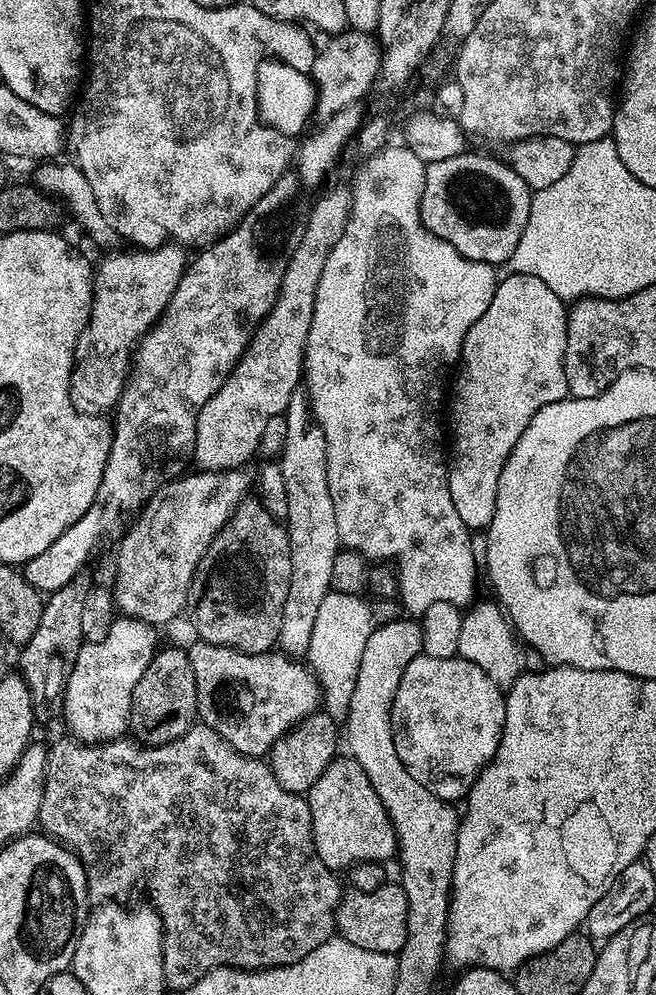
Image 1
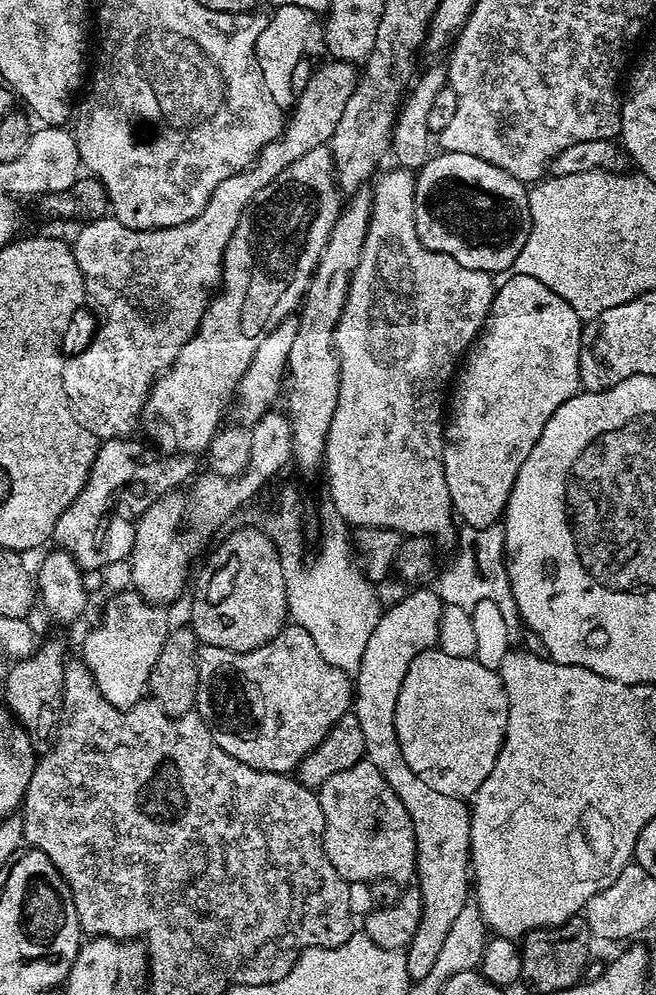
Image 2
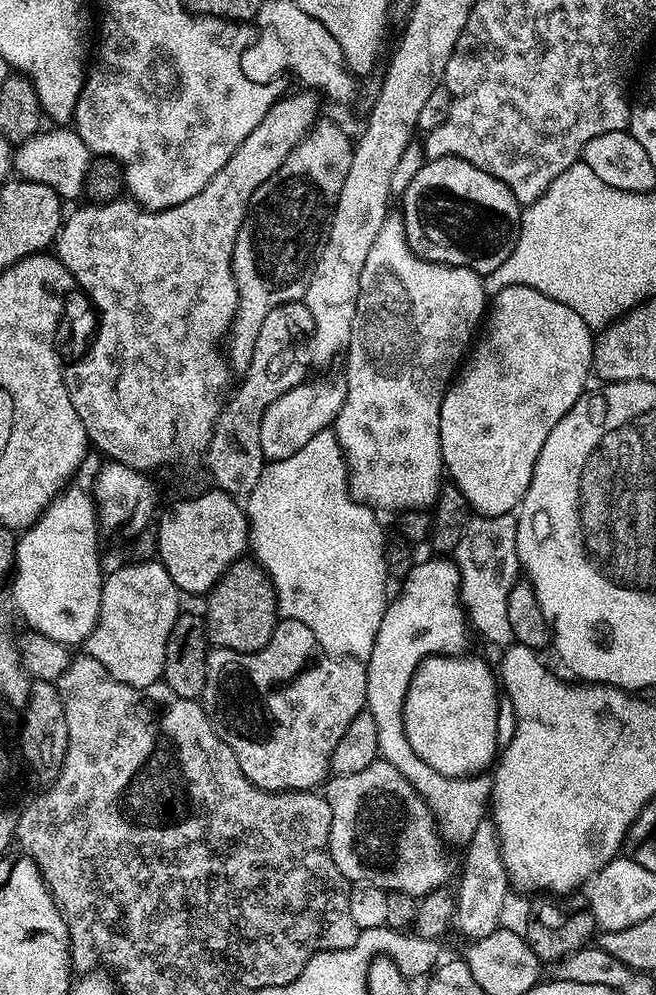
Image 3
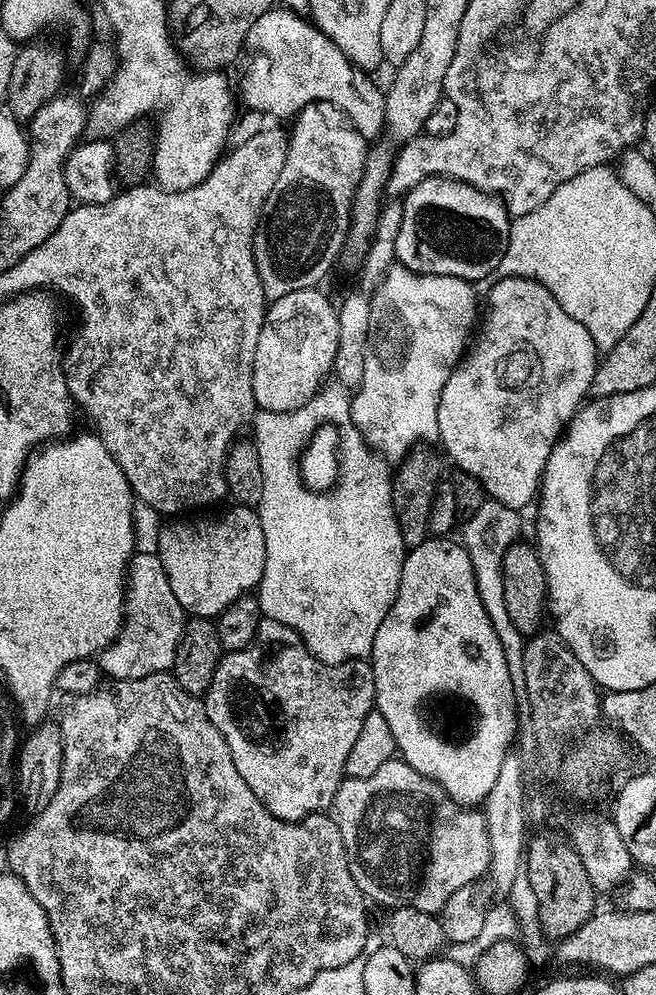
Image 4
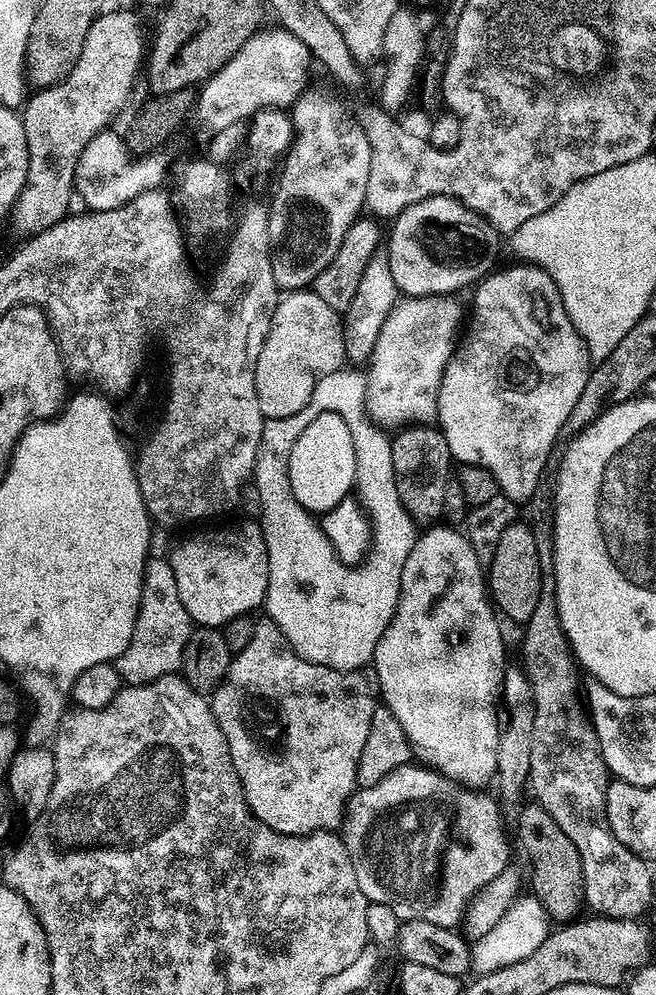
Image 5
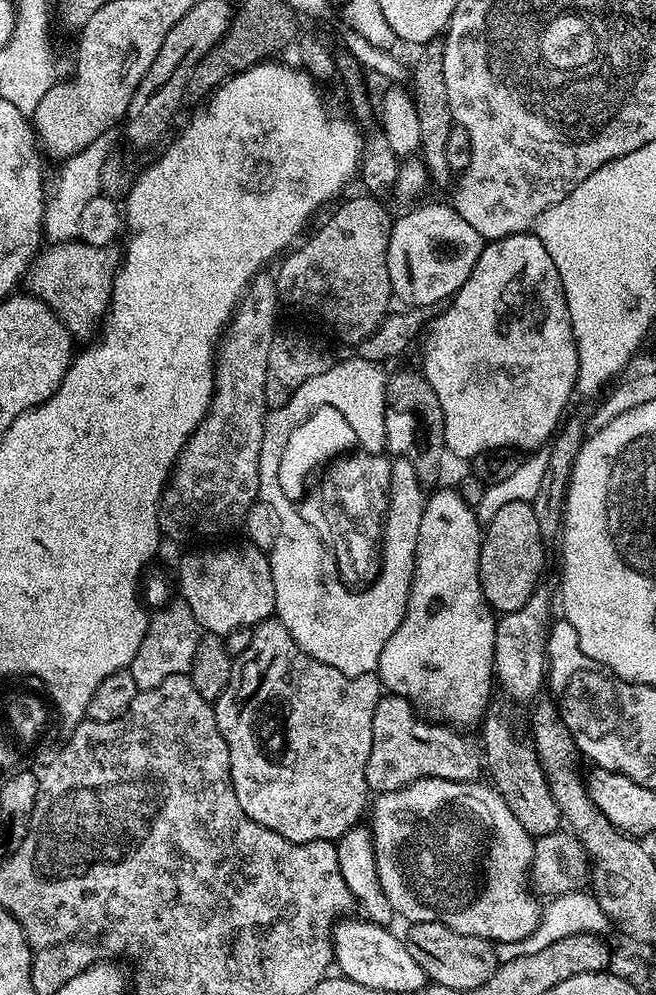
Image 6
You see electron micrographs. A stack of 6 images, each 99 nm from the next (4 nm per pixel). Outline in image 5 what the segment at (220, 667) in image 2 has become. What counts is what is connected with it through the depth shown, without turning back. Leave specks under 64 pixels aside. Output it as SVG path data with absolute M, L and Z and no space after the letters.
M257 619L254 626L254 638L250 638L246 650L233 655L232 664L228 667L227 674L224 675L224 681L210 696L212 713L226 738L226 746L230 750L230 758L234 762L234 770L240 779L248 809L263 824L270 826L270 830L278 830L282 834L291 836L305 836L311 832L331 832L339 829L346 819L348 803L358 788L356 782L358 758L362 758L362 746L366 746L366 737L370 735L370 718L374 718L374 710L378 707L380 699L380 683L376 677L375 667L365 666L349 672L339 672L330 666L318 666L314 662L302 658L293 650L290 642L286 642L282 630L278 630L278 626L273 620Z

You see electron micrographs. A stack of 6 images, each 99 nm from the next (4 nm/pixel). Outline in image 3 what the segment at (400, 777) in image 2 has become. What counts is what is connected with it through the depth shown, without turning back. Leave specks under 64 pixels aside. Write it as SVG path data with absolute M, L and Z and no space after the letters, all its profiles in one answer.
M432 558L436 560L424 560L416 562L409 574L399 585L400 593L393 595L388 601L388 609L382 614L382 626L378 626L378 638L374 642L374 650L366 662L368 677L366 678L366 710L374 714L374 722L378 726L378 750L379 759L390 762L414 790L426 802L426 806L432 812L439 828L441 836L449 845L460 844L466 846L474 837L478 824L486 819L490 810L492 798L492 778L488 774L479 774L464 777L447 777L440 774L418 758L409 739L406 738L406 730L403 729L403 703L406 702L407 688L419 664L428 656L455 656L467 653L468 632L470 633L470 621L460 602L460 572L456 568L455 559Z

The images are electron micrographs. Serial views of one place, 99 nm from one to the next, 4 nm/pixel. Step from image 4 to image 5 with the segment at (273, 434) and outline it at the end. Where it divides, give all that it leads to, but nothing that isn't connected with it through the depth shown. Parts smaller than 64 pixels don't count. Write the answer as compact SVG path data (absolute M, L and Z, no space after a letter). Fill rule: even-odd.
M345 366L339 372L322 376L314 386L313 394L306 406L296 414L284 417L281 414L274 419L265 419L262 430L262 442L258 446L254 488L260 499L260 517L258 523L264 531L266 550L268 551L268 597L263 607L268 608L267 619L273 620L282 630L286 642L302 658L314 662L318 666L330 666L339 672L349 672L372 664L372 655L386 630L384 625L384 512L400 512L403 506L396 489L394 474L394 458L392 442L387 432L376 422L368 411L368 378L363 371L352 366ZM324 411L336 411L349 424L353 434L354 450L356 451L356 474L358 477L359 499L370 513L374 525L372 530L372 546L363 564L346 566L336 556L332 543L326 538L323 527L317 517L308 512L294 498L288 481L287 462L291 447L302 430L318 414Z

